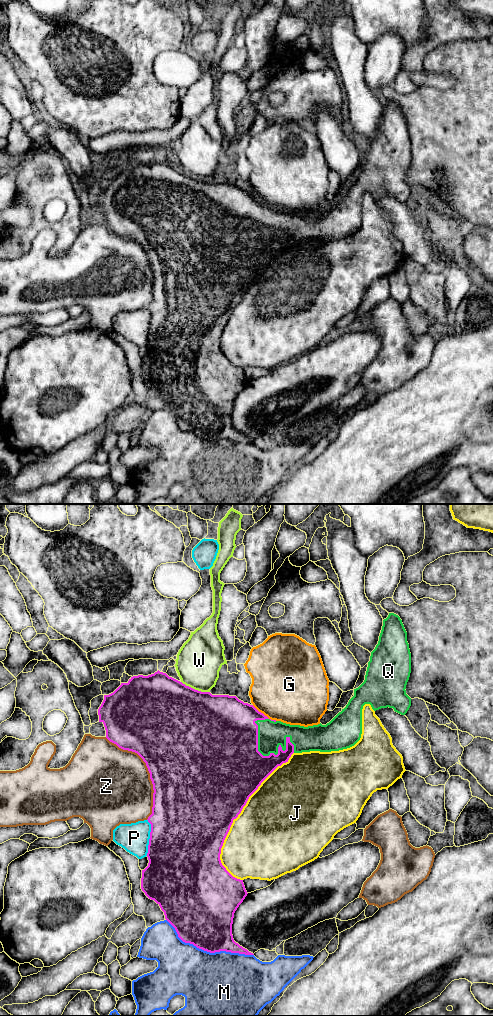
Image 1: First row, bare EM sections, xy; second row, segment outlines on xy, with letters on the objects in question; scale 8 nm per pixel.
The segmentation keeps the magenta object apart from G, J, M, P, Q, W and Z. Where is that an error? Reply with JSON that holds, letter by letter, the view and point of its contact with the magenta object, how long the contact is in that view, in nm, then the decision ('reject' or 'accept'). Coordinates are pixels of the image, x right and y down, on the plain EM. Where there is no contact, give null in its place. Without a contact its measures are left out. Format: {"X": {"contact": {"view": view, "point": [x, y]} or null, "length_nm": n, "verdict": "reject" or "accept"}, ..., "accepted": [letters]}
{"G": {"contact": {"view": "xy", "point": [263, 202]}, "length_nm": 240, "verdict": "reject"}, "J": {"contact": {"view": "xy", "point": [238, 302]}, "length_nm": 1100, "verdict": "reject"}, "M": {"contact": {"view": "xy", "point": [207, 439]}, "length_nm": 750, "verdict": "reject"}, "P": {"contact": {"view": "xy", "point": [150, 325]}, "length_nm": 300, "verdict": "reject"}, "Q": {"contact": {"view": "xy", "point": [273, 241]}, "length_nm": 420, "verdict": "accept"}, "W": {"contact": {"view": "xy", "point": [194, 177]}, "length_nm": 240, "verdict": "reject"}, "Z": {"contact": {"view": "xy", "point": [148, 258]}, "length_nm": 750, "verdict": "reject"}, "accepted": ["Q"]}

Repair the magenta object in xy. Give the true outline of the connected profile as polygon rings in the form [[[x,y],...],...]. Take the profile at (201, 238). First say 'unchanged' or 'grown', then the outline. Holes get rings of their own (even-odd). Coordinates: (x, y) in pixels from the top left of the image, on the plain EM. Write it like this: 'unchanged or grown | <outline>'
grown | [[[389,101],[388,105],[383,108],[382,118],[379,124],[378,132],[371,140],[370,149],[365,163],[364,170],[354,177],[354,184],[341,200],[339,200],[329,211],[321,211],[313,214],[290,213],[281,209],[271,208],[263,201],[259,200],[253,193],[244,191],[236,184],[229,183],[212,183],[210,180],[201,180],[182,170],[169,165],[166,161],[159,158],[154,162],[143,164],[133,164],[127,171],[121,173],[111,182],[104,183],[104,188],[98,197],[99,210],[104,212],[106,226],[116,232],[123,238],[137,241],[146,251],[150,261],[150,267],[153,272],[153,295],[152,302],[148,305],[151,312],[150,327],[148,333],[147,345],[148,354],[142,358],[141,377],[145,383],[154,388],[164,400],[165,407],[175,416],[178,425],[185,431],[190,431],[204,439],[215,441],[226,439],[245,443],[254,443],[247,437],[240,434],[233,427],[232,412],[234,401],[247,384],[243,368],[233,365],[220,348],[221,336],[224,328],[230,318],[233,308],[238,305],[243,295],[246,293],[249,285],[258,277],[261,271],[283,251],[288,250],[293,241],[302,241],[310,239],[331,240],[339,239],[354,234],[361,226],[362,222],[362,197],[365,192],[370,192],[374,199],[381,196],[393,196],[395,200],[405,203],[411,194],[411,186],[406,182],[406,173],[411,161],[411,141],[407,130],[407,120],[404,116],[400,105],[394,101]]]

